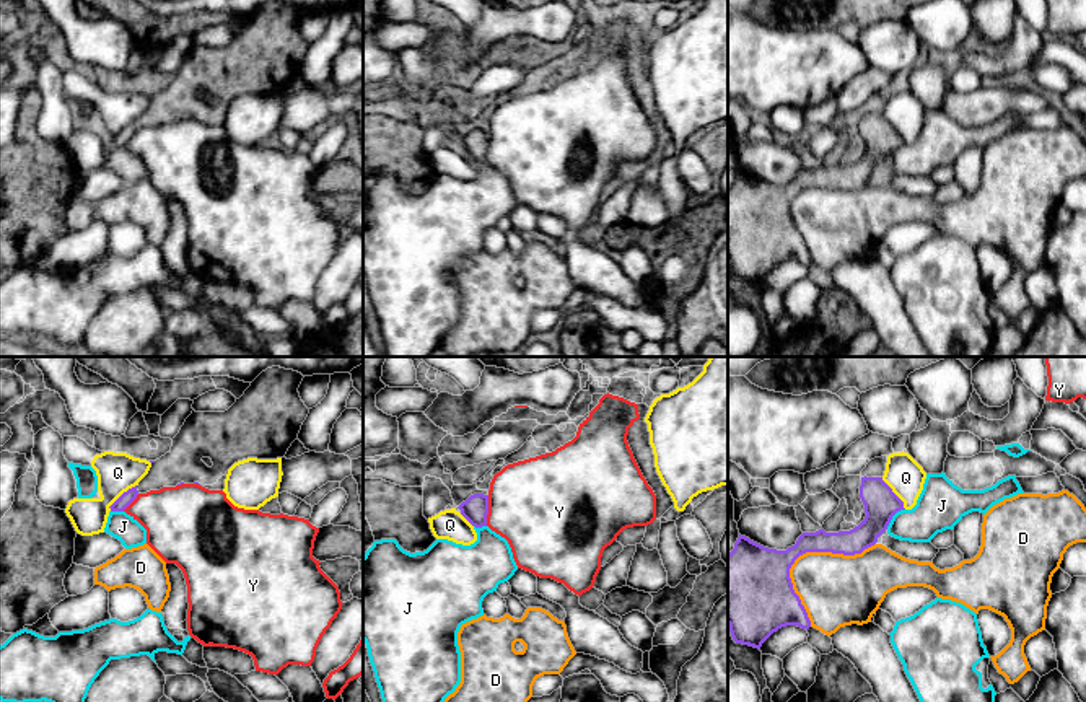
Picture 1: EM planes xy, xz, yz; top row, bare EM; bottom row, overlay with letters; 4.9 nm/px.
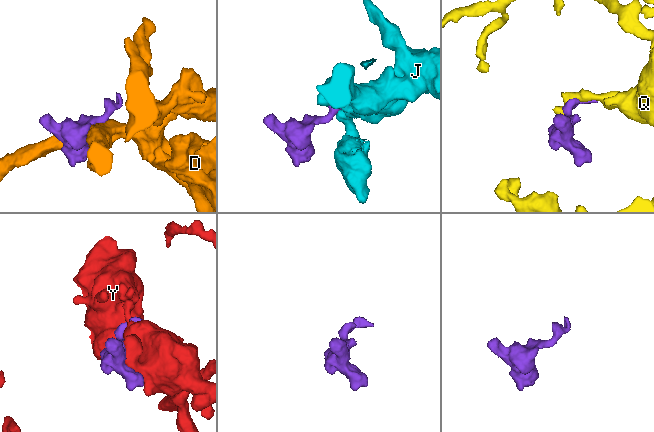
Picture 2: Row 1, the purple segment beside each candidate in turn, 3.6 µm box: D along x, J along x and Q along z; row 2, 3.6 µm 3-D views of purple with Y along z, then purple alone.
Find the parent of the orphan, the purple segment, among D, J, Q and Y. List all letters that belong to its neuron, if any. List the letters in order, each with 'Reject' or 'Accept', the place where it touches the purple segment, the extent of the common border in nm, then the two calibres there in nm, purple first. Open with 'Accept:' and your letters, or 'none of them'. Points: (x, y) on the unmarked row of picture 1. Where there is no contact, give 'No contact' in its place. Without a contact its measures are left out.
Accept: none of them
D: Reject. Touches purple at yz (801, 189). Shared border 550 nm. Thickness 320 nm (purple) against 360 nm
J: Reject. Touches purple at yz (893, 150). Shared border 140 nm. Thickness 170 nm (purple) against 240 nm
Q: Reject. Touches purple at yz (894, 129). Shared border 200 nm. Thickness 170 nm (purple) against 180 nm
Y: Reject. Touches purple at xz (487, 145). Shared border 150 nm. Thickness 130 nm (purple) against 460 nm

